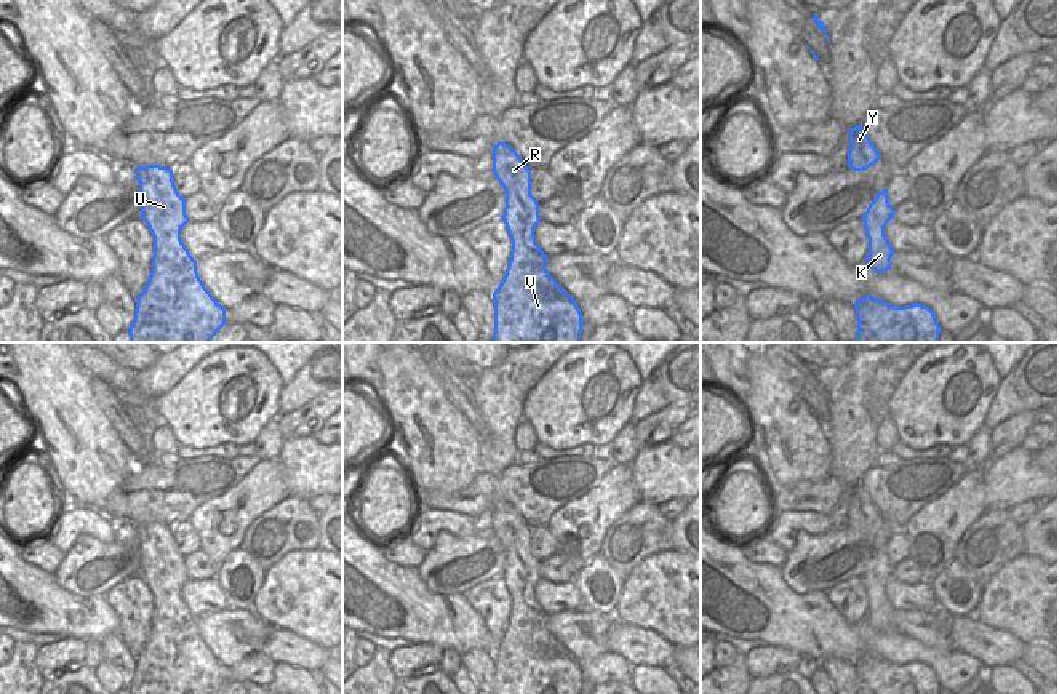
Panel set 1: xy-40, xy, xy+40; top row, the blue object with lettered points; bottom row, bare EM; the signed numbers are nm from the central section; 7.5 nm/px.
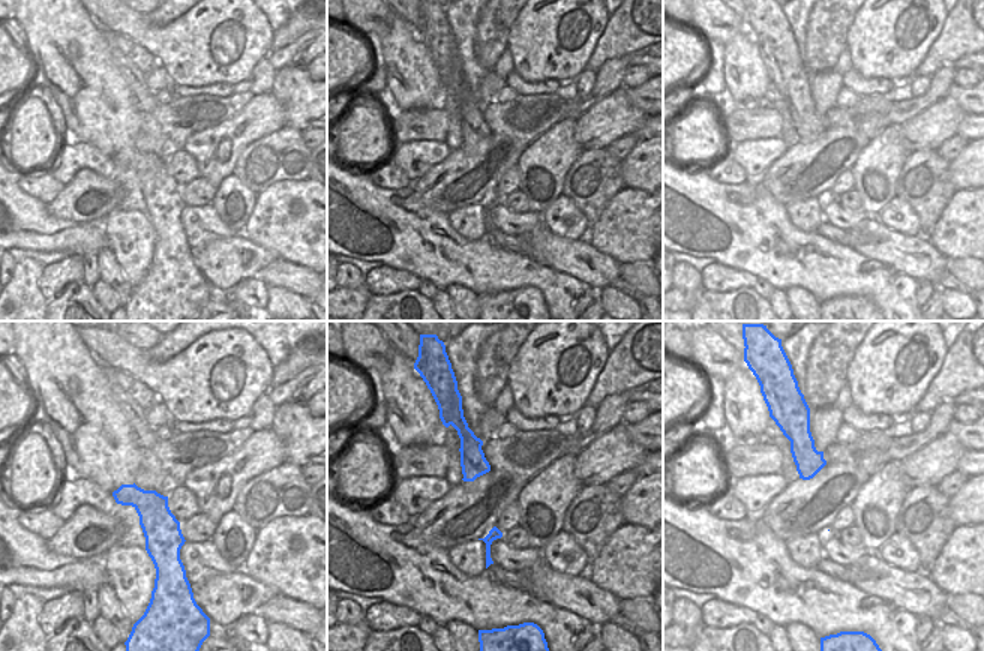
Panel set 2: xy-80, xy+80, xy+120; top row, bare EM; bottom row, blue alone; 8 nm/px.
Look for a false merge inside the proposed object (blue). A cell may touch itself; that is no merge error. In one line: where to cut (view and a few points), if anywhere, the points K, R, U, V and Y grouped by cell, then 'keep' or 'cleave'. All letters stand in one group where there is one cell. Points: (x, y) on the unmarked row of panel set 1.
cut none; groups K R U V Y; keep

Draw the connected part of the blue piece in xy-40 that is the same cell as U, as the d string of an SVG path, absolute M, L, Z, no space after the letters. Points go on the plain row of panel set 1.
M160 523L136 526L141 553L141 577L154 595L152 630L136 657L130 694L216 694L227 681L226 667L205 646L197 630L197 619L181 598L181 588L189 580L186 556L173 539L173 528Z

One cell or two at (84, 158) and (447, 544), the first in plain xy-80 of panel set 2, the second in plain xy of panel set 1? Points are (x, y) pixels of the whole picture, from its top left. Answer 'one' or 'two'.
two

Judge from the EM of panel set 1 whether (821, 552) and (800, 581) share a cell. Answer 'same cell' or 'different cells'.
same cell

